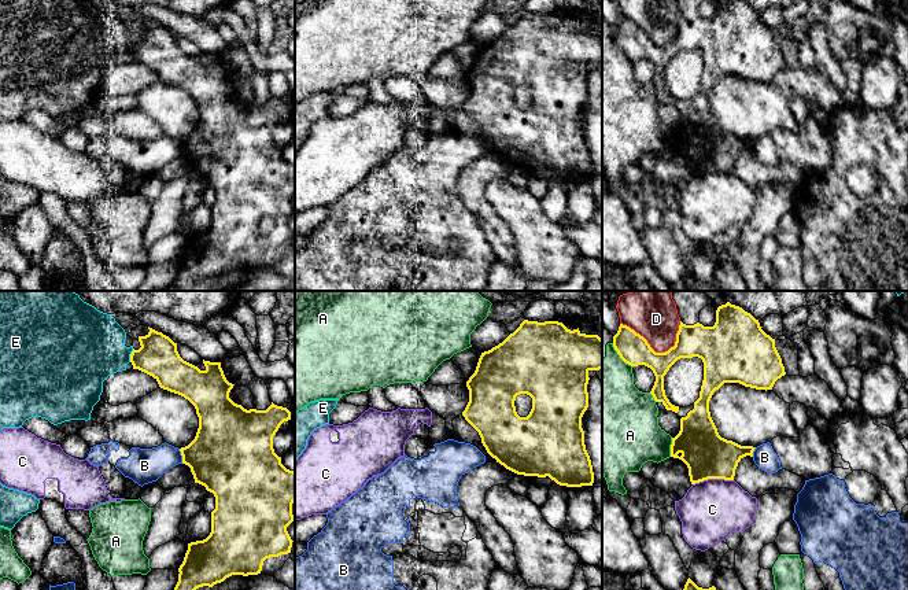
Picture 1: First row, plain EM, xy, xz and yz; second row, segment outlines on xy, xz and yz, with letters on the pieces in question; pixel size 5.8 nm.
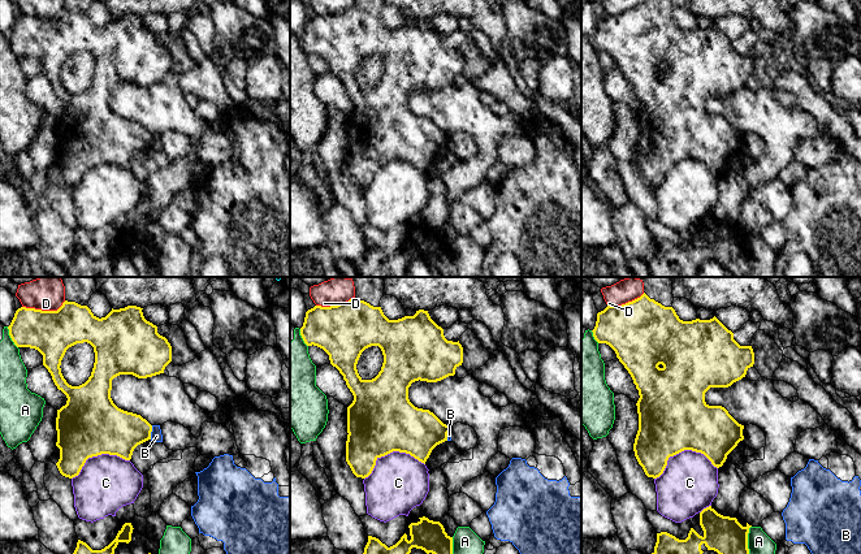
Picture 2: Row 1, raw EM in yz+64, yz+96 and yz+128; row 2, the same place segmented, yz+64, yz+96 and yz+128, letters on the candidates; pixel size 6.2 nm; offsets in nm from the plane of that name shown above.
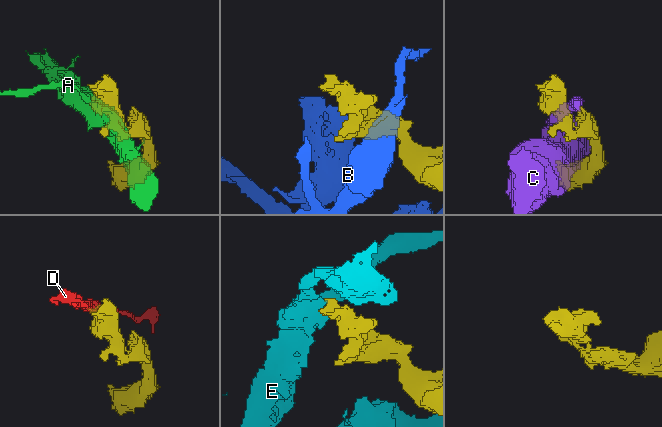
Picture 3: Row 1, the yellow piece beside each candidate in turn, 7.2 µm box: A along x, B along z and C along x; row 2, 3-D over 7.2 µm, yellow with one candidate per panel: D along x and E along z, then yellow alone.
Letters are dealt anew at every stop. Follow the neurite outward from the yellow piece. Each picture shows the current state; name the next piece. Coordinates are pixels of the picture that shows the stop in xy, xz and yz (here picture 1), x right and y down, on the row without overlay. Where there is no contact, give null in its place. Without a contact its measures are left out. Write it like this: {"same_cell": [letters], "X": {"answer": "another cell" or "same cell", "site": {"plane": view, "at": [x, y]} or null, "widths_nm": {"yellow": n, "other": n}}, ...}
{"same_cell": [], "A": {"answer": "another cell", "site": {"plane": "yz", "at": [671, 140]}, "widths_nm": {"yellow": 280, "other": 360}}, "B": {"answer": "another cell", "site": {"plane": "xy", "at": [181, 147]}, "widths_nm": {"yellow": 420, "other": 200}}, "C": {"answer": "another cell", "site": {"plane": "yz", "at": [712, 170]}, "widths_nm": {"yellow": 280, "other": 360}}, "D": {"answer": "another cell", "site": {"plane": "yz", "at": [657, 45]}, "widths_nm": {"yellow": 190, "other": 220}}, "E": {"answer": "another cell", "site": {"plane": "xy", "at": [130, 48]}, "widths_nm": {"yellow": 240, "other": 420}}}

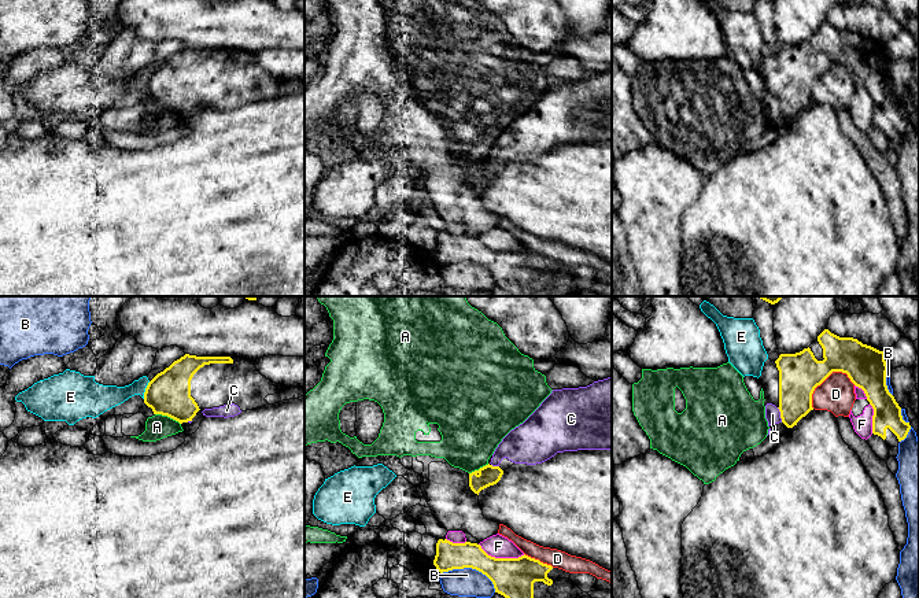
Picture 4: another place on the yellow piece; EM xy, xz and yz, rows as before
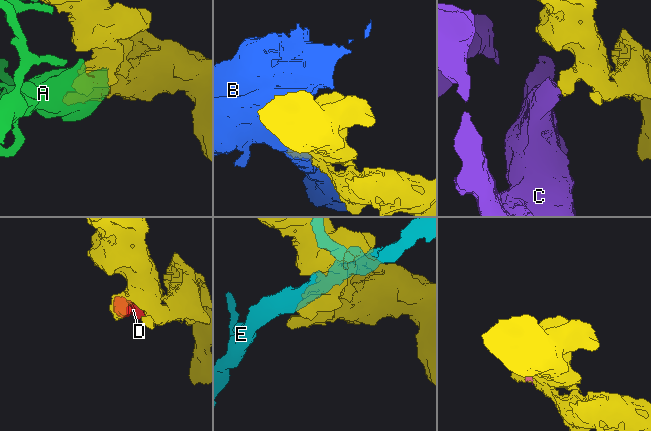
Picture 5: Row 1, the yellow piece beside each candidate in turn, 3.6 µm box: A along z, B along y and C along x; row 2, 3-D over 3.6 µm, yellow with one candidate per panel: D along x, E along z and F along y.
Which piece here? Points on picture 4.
{"same_cell": ["C"], "A": {"answer": "another cell", "site": {"plane": "xy", "at": [168, 109]}, "widths_nm": {"yellow": 260, "other": 140}}, "B": {"answer": "another cell", "site": {"plane": "xz", "at": [471, 259]}, "widths_nm": {"yellow": 240, "other": 170}}, "C": {"answer": "same cell", "site": {"plane": "yz", "at": [781, 107]}, "widths_nm": {"yellow": 240, "other": 90}}, "D": {"answer": "another cell", "site": {"plane": "yz", "at": [820, 76]}, "widths_nm": {"yellow": 240, "other": 220}}, "E": {"answer": "another cell", "site": {"plane": "xy", "at": [146, 82]}, "widths_nm": {"yellow": 260, "other": 140}}, "F": {"answer": "another cell", "site": {"plane": "xz", "at": [501, 251]}, "widths_nm": {"yellow": 240, "other": 140}}}

